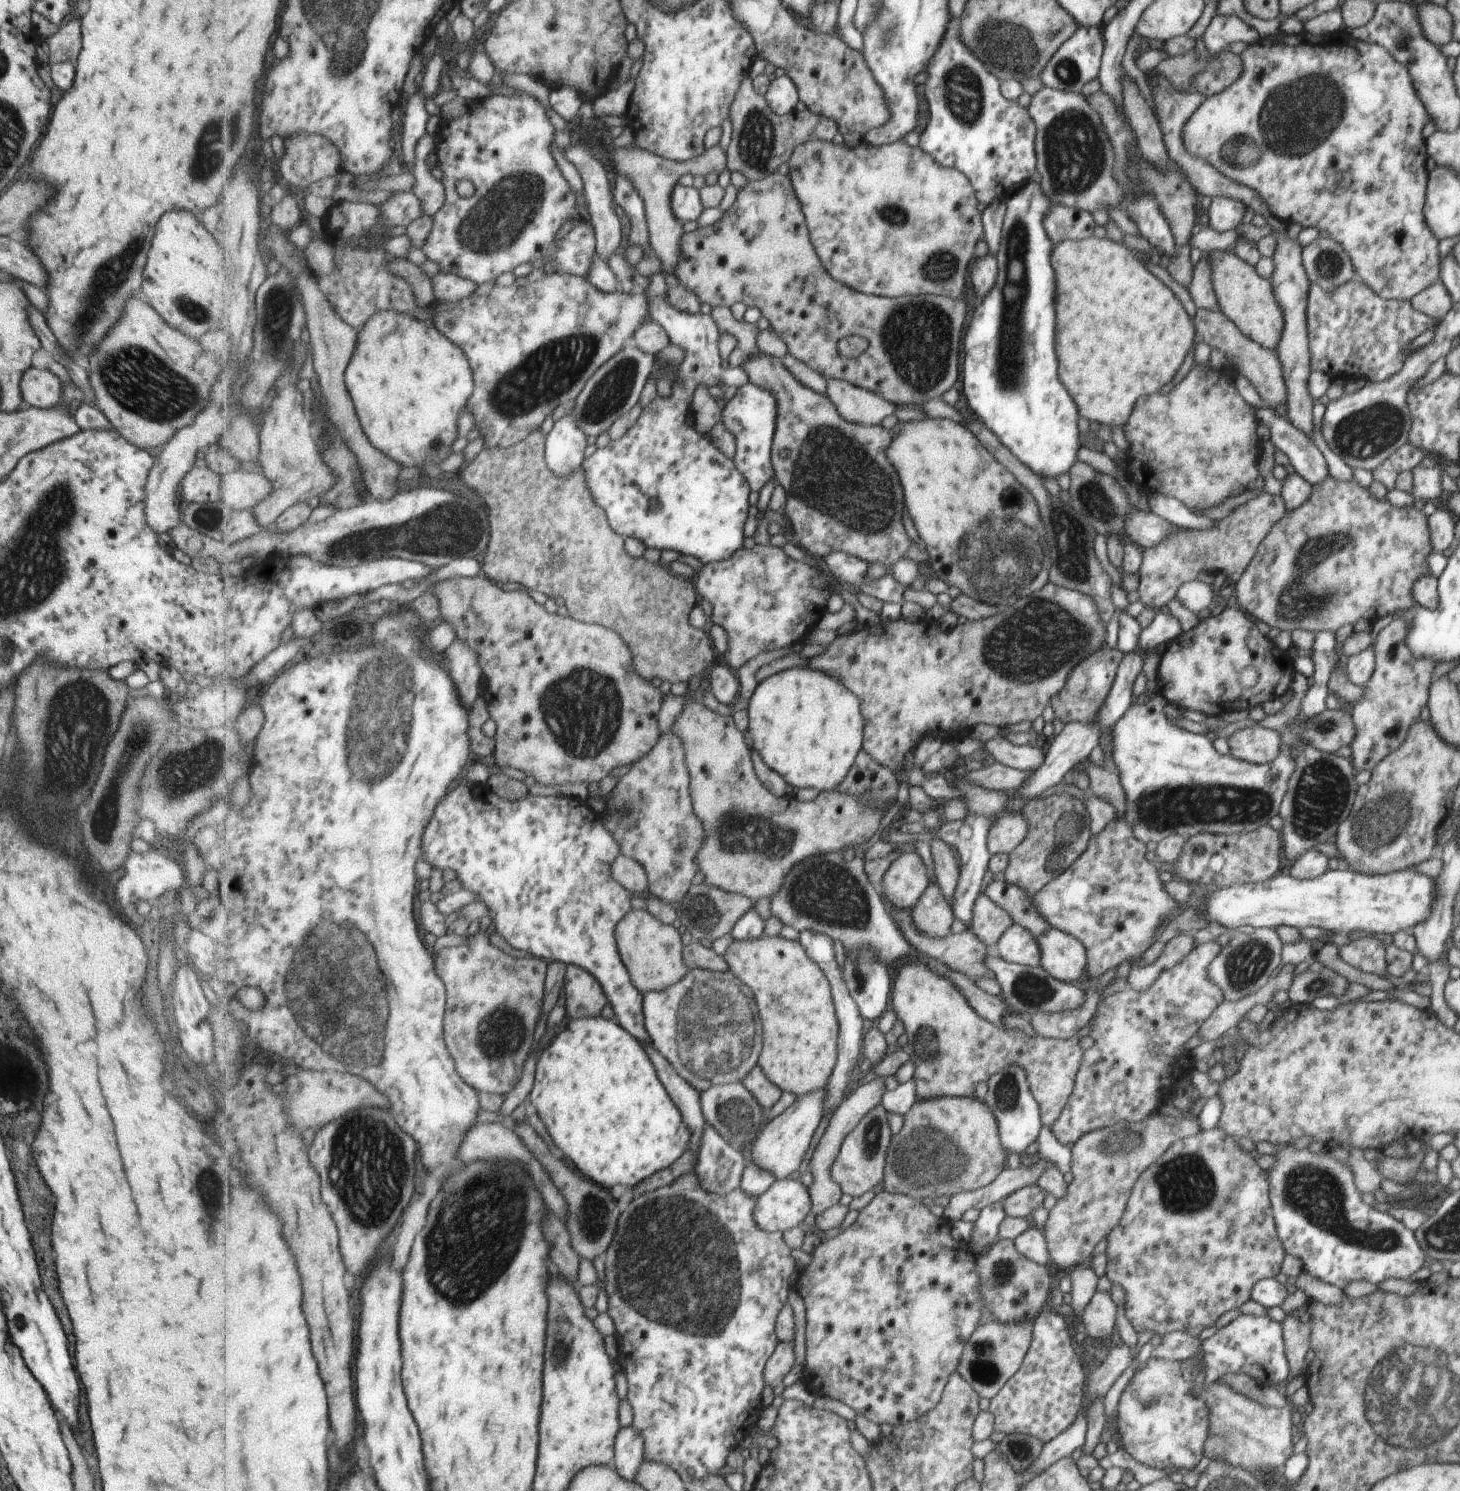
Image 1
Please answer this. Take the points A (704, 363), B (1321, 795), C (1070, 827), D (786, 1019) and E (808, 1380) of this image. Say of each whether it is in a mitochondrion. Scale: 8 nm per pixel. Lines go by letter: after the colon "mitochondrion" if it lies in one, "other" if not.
A: other
B: mitochondrion
C: mitochondrion
D: other
E: other

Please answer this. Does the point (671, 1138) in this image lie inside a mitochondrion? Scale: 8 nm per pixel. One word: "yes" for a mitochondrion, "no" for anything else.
no

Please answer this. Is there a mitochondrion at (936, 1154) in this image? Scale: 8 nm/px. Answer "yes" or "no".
yes

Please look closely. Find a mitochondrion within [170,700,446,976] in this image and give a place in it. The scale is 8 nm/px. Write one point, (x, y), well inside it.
(190, 766)

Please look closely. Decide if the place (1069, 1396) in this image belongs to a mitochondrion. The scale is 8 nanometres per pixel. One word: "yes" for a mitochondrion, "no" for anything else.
no

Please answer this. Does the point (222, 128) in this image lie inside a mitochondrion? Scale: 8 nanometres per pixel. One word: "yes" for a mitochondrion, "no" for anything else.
yes

